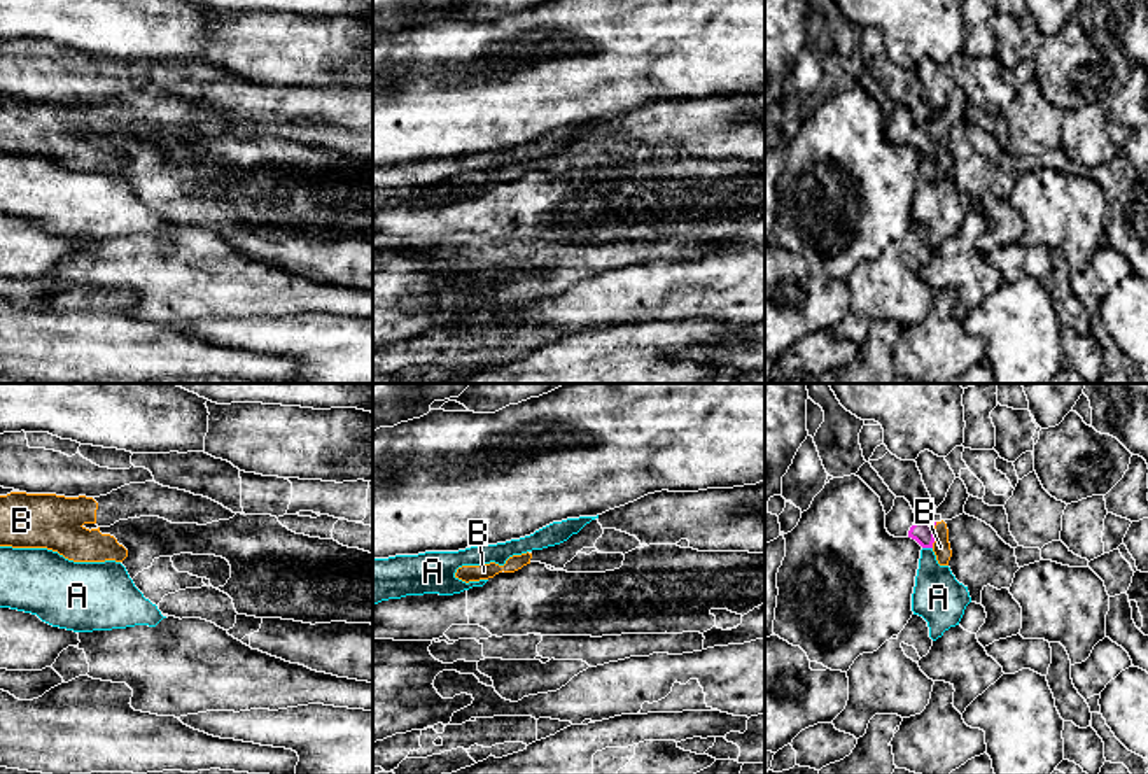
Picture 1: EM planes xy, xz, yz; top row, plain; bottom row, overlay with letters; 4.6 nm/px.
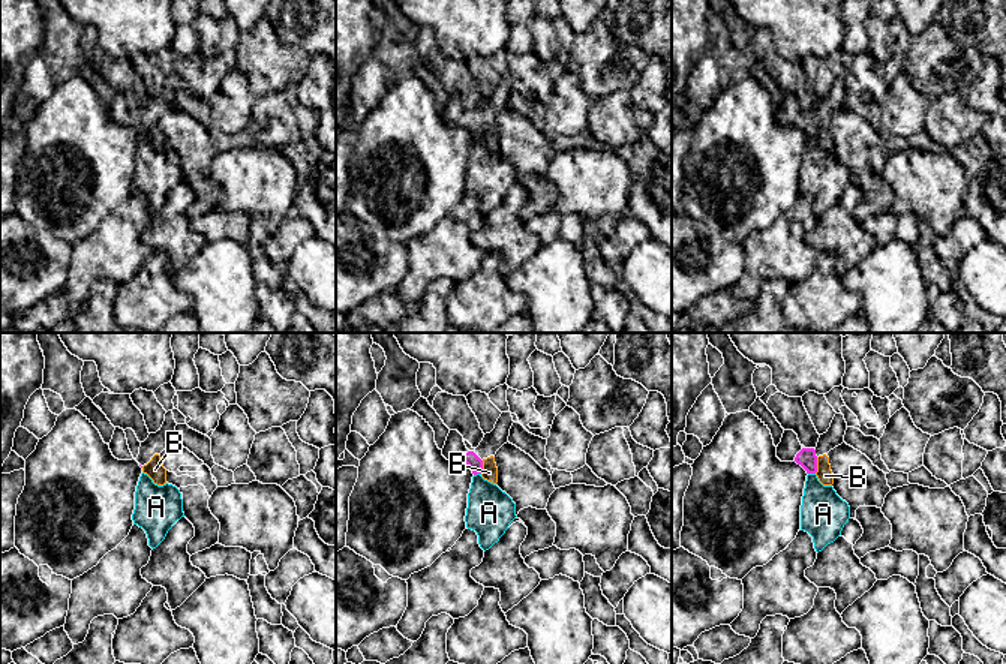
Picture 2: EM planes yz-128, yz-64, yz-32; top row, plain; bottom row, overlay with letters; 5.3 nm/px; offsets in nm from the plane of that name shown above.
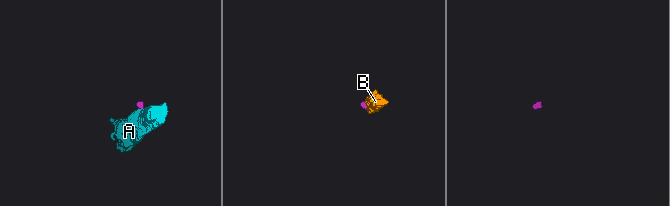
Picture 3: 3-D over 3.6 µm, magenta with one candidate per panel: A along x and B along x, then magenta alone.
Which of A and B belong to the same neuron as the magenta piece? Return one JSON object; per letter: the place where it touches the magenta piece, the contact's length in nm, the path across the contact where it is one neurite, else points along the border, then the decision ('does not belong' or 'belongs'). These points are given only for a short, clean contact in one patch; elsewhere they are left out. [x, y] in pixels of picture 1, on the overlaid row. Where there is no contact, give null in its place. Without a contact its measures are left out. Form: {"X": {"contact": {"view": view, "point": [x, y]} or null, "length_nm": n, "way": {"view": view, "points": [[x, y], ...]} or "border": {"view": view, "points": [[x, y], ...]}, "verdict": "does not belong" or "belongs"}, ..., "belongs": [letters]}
{"A": {"contact": {"view": "yz", "point": [928, 547]}, "length_nm": 50, "border": {"view": "yz", "points": [[923, 547], [931, 548]]}, "verdict": "does not belong"}, "B": {"contact": {"view": "yz", "point": [933, 534]}, "length_nm": 120, "way": {"view": "yz", "points": [[923, 531], [933, 534], [940, 547]]}, "verdict": "belongs"}, "belongs": ["B"]}

